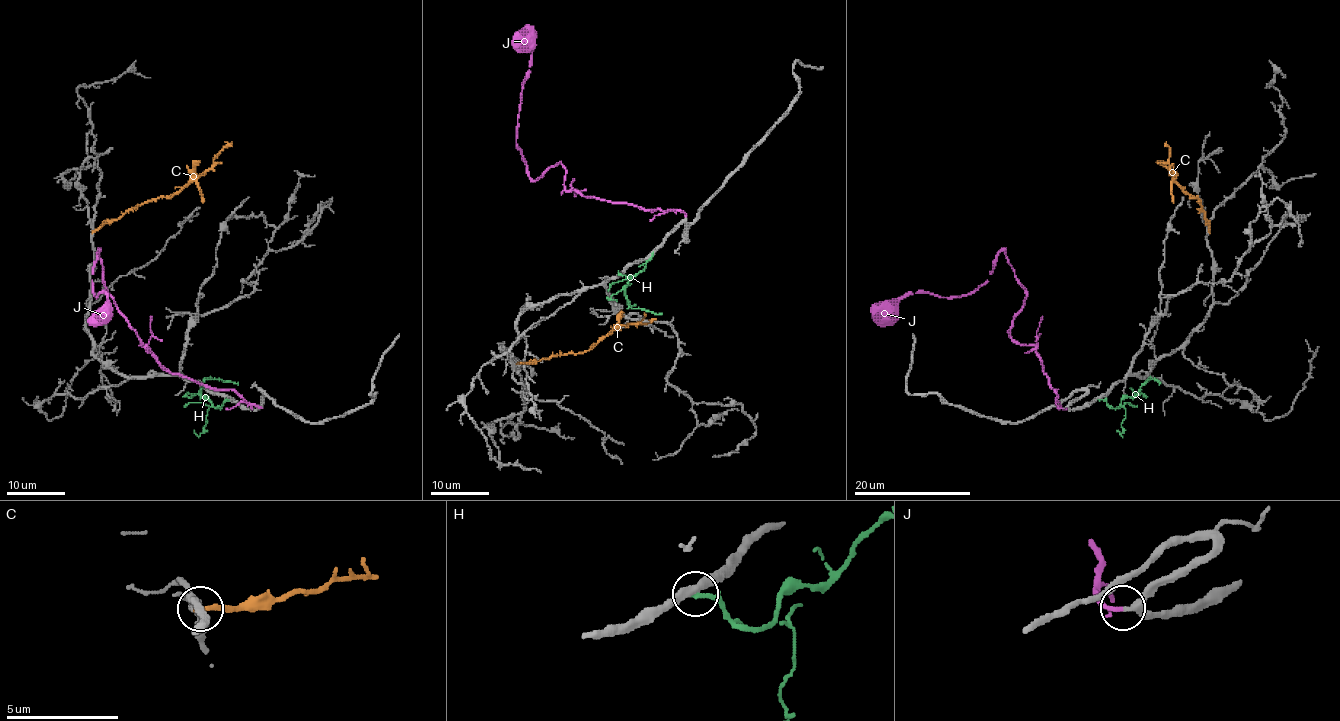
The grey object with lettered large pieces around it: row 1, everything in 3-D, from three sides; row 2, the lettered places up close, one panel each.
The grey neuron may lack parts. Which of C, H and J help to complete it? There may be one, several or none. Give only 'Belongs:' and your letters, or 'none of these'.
Belongs: J

